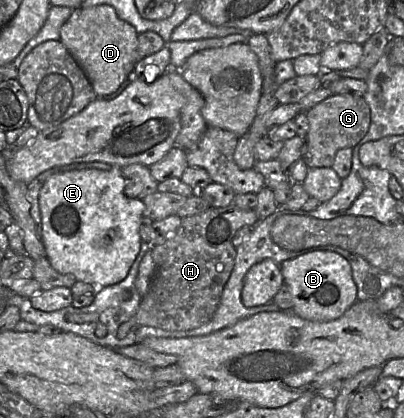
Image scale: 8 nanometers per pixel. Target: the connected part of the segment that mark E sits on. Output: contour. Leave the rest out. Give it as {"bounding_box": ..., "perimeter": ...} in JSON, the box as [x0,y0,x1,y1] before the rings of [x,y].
{"bounding_box":[39,168,145,294],"perimeter":[[[119,168],[111,171],[71,170],[51,175],[40,190],[39,205],[46,256],[59,273],[73,275],[77,281],[99,284],[93,294],[123,281],[140,252],[142,239],[139,229],[145,206],[142,199],[125,195],[127,180]]]}

